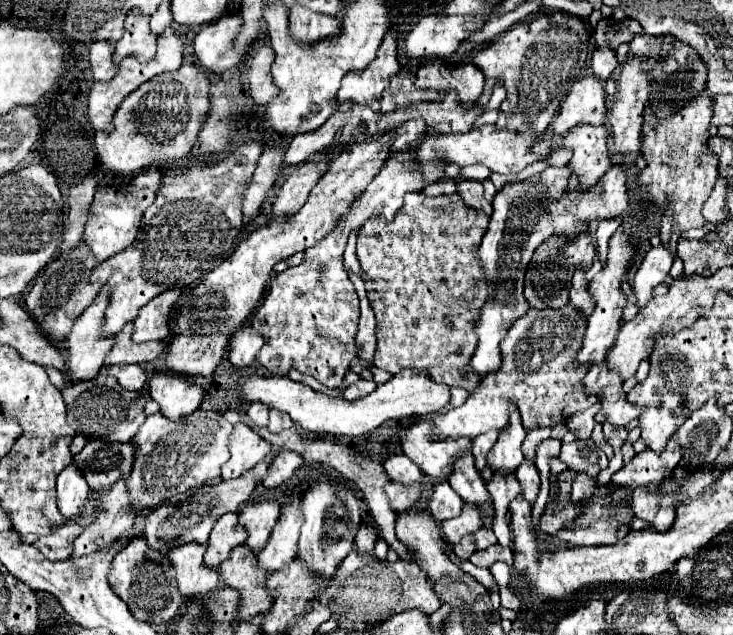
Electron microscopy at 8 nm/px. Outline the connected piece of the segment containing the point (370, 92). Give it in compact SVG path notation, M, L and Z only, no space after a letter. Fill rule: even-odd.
M386 35L382 41L376 59L362 73L348 73L342 81L336 101L352 101L356 105L366 105L374 111L380 109L380 95L388 87L392 75L400 71L396 61L396 41L394 35Z

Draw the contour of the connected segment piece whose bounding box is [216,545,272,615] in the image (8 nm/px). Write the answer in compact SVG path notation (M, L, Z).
M246 545L232 549L230 557L216 567L216 573L220 575L224 589L236 589L244 599L254 601L254 615L270 611L272 595L264 587L266 577L260 577L260 569L256 569L256 557L248 553Z

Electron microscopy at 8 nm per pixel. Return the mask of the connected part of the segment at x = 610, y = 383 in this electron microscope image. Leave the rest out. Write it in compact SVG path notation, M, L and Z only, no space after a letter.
M592 365L584 377L584 391L598 397L598 403L606 413L606 423L610 425L624 427L640 415L638 409L626 401L622 381L616 377L616 373L608 373L604 365Z

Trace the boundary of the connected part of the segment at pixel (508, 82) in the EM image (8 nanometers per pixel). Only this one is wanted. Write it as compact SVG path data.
M566 13L540 15L530 19L530 23L512 25L502 37L472 57L474 65L486 77L484 91L476 101L476 107L484 111L492 95L492 87L502 81L508 95L498 107L498 121L494 127L518 133L532 129L534 133L542 135L568 95L572 81L580 79L588 61L588 43L590 37L580 17Z

